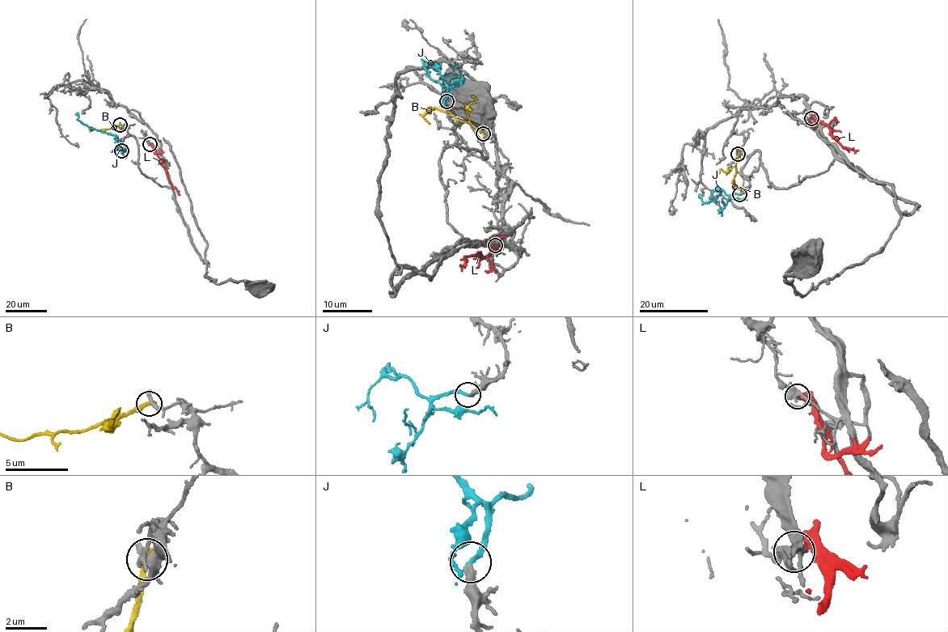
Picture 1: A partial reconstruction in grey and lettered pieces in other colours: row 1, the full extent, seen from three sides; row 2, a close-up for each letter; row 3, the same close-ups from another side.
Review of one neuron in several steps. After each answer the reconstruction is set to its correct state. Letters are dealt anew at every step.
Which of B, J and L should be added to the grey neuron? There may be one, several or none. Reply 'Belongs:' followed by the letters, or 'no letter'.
Belongs: J

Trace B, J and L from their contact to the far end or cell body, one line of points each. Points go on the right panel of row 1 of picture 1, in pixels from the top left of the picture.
B: (738, 154), (734, 186), (741, 188), (743, 182)
J: (738, 194), (727, 195), (717, 188), (718, 191), (721, 190), (716, 198), (704, 202), (700, 195)
L: (810, 118), (828, 127), (830, 133), (840, 146), (858, 151)

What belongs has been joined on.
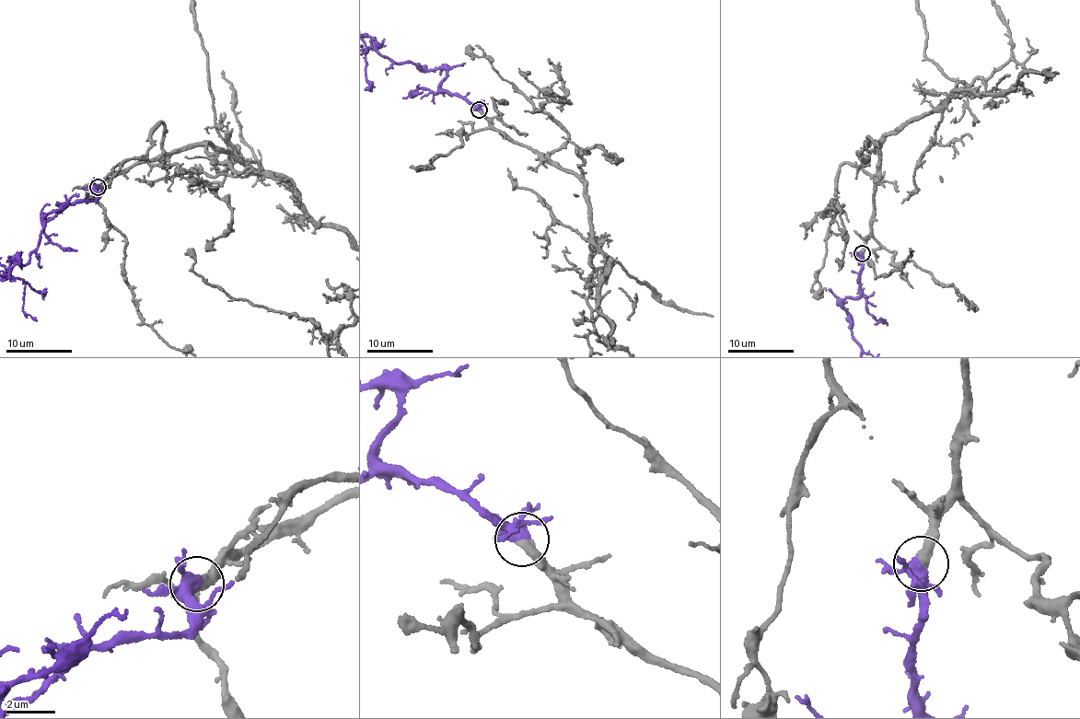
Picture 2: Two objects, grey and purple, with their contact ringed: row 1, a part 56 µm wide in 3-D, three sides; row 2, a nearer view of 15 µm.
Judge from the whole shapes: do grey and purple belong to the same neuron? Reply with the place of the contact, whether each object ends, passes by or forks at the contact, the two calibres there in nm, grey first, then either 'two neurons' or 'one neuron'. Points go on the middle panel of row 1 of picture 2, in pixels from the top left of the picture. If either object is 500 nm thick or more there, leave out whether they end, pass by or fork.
place (479, 110); grey ends; purple forks; calibres 380 and 360 nm; one neuron

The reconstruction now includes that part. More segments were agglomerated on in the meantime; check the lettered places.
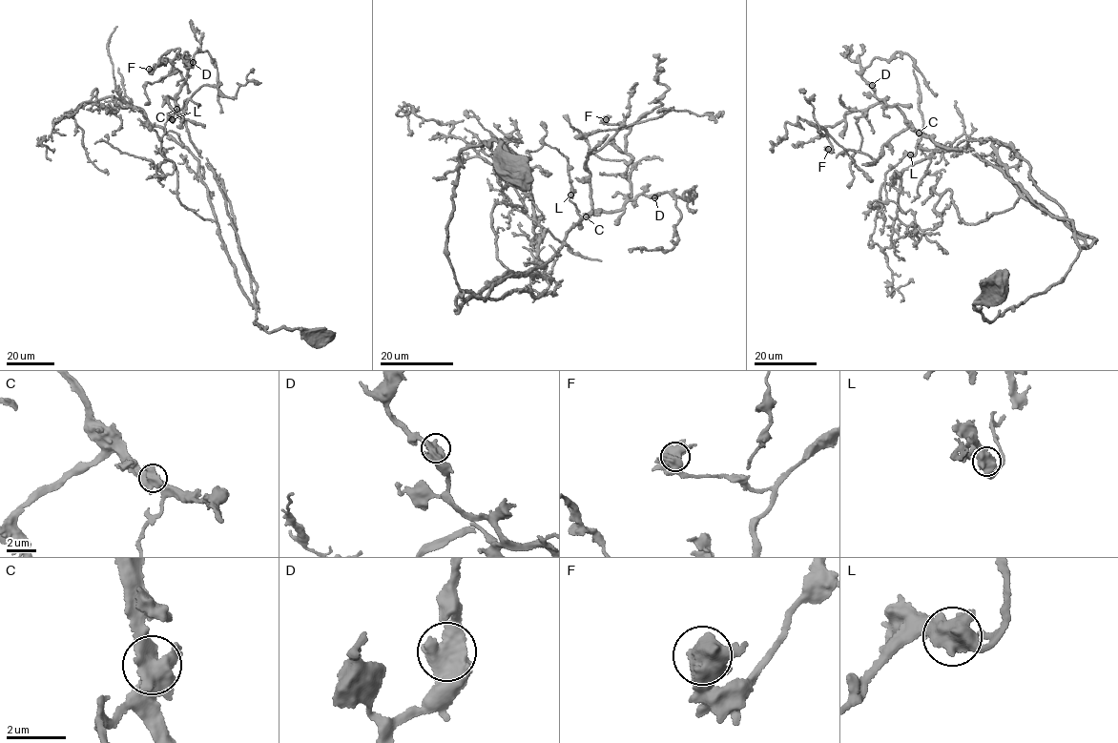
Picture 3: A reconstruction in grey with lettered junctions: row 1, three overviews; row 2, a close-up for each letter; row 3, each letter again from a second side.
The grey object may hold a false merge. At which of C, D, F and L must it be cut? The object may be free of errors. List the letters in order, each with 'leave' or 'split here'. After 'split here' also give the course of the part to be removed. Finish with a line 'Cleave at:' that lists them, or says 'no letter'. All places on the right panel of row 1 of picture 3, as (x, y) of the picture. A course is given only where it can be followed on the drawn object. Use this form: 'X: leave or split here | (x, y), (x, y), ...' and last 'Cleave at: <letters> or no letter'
C: leave
D: leave
F: leave
L: leave
Cleave at: no letter

